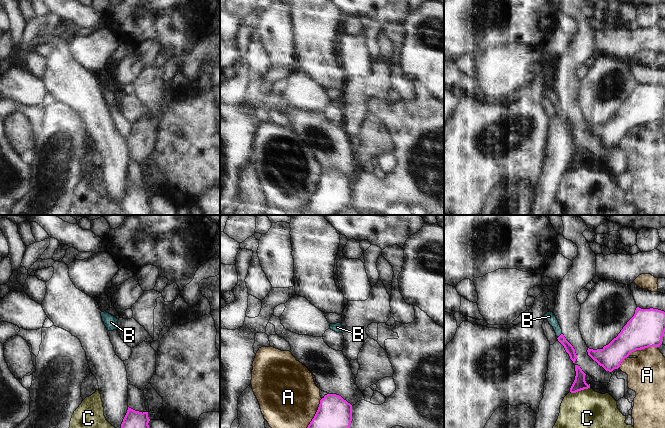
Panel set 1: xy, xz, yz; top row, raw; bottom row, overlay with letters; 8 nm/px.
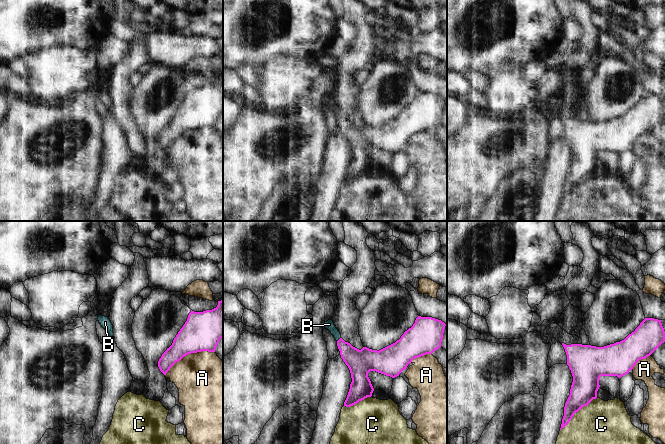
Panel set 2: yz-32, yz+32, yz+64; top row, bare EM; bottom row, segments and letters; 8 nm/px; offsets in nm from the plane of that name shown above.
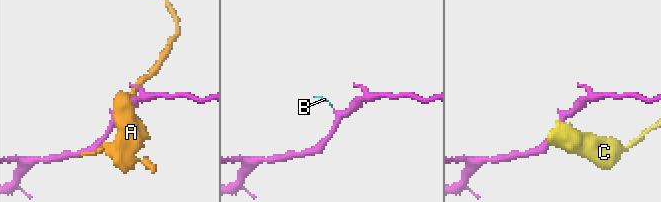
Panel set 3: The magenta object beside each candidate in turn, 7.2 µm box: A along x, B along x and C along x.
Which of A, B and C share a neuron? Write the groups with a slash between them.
A / B / C

